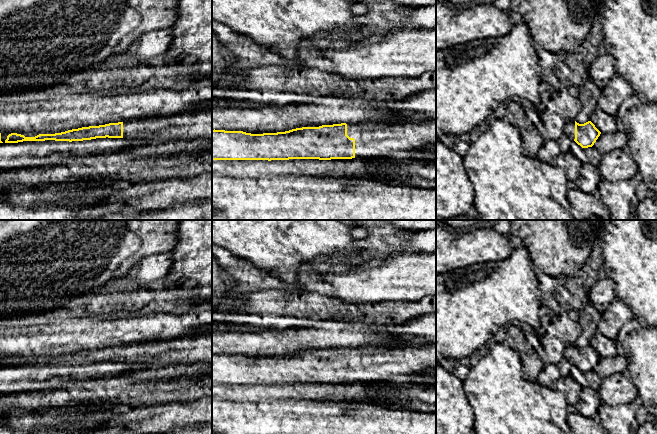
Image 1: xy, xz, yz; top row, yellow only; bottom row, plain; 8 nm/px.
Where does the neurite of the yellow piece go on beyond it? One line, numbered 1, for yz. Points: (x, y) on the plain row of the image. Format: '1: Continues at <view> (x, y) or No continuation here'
1: Continues at yz (569, 353)

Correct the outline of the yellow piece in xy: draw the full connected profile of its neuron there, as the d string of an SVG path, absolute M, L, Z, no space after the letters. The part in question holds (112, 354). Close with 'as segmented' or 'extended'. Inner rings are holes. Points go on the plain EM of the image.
M212 331L191 337L82 351L55 358L39 358L35 361L25 361L21 358L11 357L7 360L5 367L45 364L72 366L106 361L136 362L156 366L196 362L212 364Z | extended

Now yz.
M591 345L584 348L569 346L564 351L564 357L582 372L592 371L601 358Z | extended

